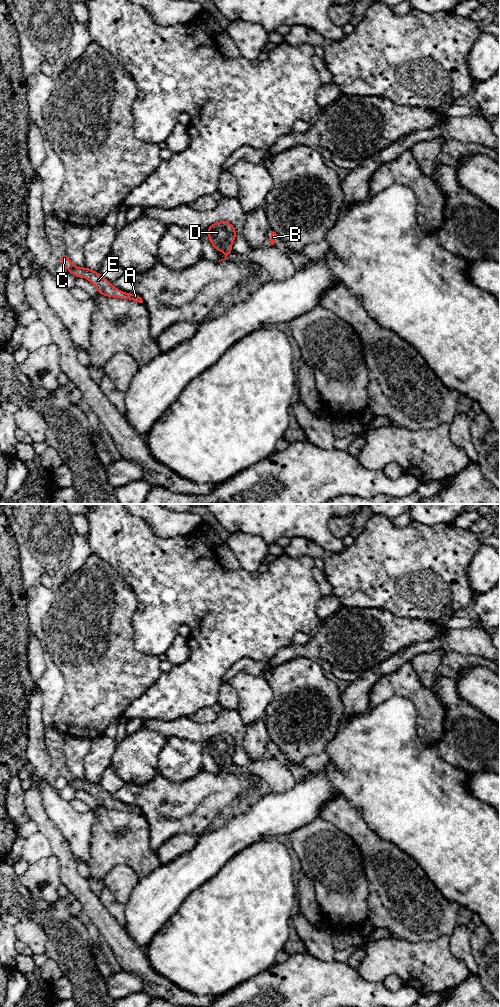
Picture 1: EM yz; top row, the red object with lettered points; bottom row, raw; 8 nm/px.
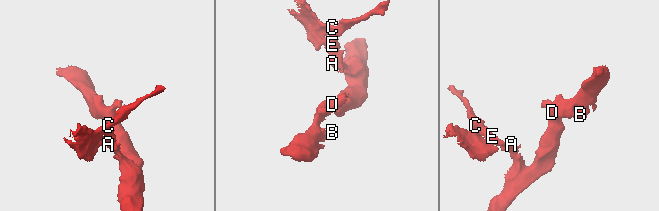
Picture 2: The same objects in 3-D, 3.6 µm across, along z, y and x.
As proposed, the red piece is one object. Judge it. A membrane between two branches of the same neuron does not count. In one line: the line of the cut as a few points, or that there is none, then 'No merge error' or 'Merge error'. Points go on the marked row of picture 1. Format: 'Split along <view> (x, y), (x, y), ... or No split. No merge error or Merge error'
No split. No merge error

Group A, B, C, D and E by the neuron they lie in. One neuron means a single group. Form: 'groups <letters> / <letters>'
groups A B C D E

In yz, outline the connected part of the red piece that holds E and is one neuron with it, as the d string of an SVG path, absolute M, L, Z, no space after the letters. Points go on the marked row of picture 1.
M65 253L60 258L60 264L66 267L67 271L73 274L76 278L83 277L91 282L97 289L98 294L118 298L129 299L135 302L143 303L142 298L133 293L125 293L118 288L115 288L110 281L102 277L99 272L89 269L88 267L80 268L74 265Z

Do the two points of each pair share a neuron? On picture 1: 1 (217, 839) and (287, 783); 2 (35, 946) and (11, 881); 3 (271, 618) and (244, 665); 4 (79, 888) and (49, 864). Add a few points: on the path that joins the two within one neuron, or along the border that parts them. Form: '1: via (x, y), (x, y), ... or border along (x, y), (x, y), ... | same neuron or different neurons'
1: border along (296, 782), (287, 790), (281, 792), (272, 791) | different neurons
2: border along (18, 920), (32, 918), (43, 925), (45, 932) | different neurons
3: border along (270, 659), (253, 660), (242, 657), (228, 670) | different neurons
4: border along (53, 854), (59, 862), (59, 878), (61, 882) | different neurons

